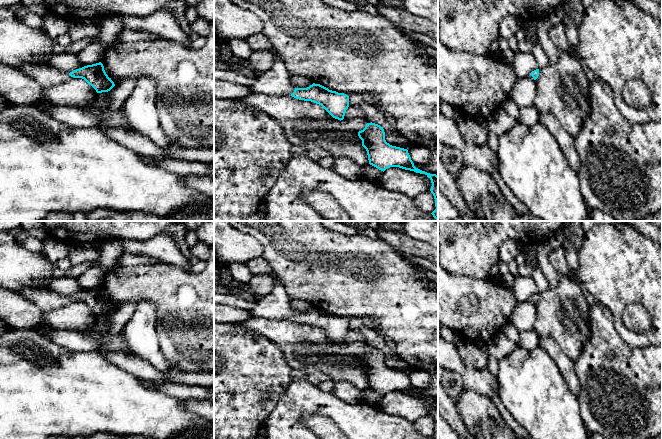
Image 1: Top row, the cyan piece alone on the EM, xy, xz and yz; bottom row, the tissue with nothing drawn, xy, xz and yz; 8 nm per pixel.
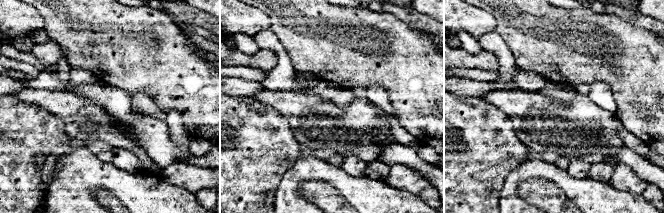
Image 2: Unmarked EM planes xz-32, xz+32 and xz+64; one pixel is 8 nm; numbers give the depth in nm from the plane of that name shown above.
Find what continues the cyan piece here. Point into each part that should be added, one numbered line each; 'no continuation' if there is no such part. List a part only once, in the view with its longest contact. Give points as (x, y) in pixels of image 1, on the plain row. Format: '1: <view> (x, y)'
1: xz (276, 305)

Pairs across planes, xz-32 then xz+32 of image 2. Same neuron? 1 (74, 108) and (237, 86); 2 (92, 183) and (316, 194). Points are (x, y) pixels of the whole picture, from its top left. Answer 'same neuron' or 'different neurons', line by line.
1: different neurons
2: different neurons

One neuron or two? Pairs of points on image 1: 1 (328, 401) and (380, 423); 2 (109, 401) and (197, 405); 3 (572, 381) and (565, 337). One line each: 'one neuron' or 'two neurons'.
1: one neuron
2: two neurons
3: two neurons

